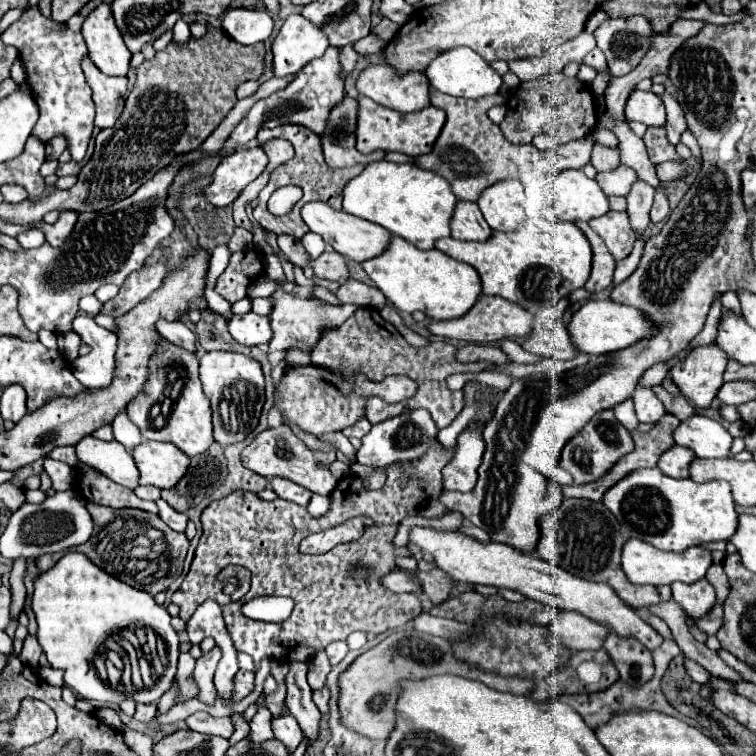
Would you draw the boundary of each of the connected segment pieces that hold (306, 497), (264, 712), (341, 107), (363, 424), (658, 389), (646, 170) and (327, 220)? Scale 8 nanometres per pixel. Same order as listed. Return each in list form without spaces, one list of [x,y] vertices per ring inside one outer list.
[[[272,478],[270,480],[270,486],[272,490],[282,498],[282,500],[290,500],[290,502],[296,502],[300,506],[308,506],[310,498],[312,498],[312,492],[300,488],[298,484],[292,484],[292,480],[284,480],[284,478]]]
[[[262,694],[262,696],[256,700],[258,712],[256,712],[256,716],[250,720],[250,738],[252,738],[252,742],[262,742],[262,740],[274,738],[272,728],[270,728],[272,714],[270,714],[270,710],[266,708],[264,698],[266,698],[266,694]]]
[[[344,96],[336,108],[332,108],[328,116],[328,124],[322,136],[322,150],[324,158],[330,168],[344,168],[352,164],[370,164],[376,160],[382,160],[386,152],[370,152],[362,154],[356,148],[356,112],[358,112],[358,100]]]
[[[360,418],[354,426],[346,428],[342,434],[344,434],[346,438],[364,438],[364,436],[370,432],[370,428],[372,428],[372,424],[368,422],[368,418]]]
[[[652,386],[650,390],[656,392],[656,396],[660,396],[660,400],[662,400],[662,404],[664,404],[666,412],[672,412],[672,414],[678,416],[680,420],[686,420],[688,416],[692,416],[694,408],[692,408],[692,404],[686,400],[684,396],[675,398],[669,392],[666,392],[664,386]]]
[[[626,122],[616,124],[614,134],[618,138],[618,146],[620,146],[620,154],[622,154],[622,164],[634,168],[640,180],[644,180],[644,182],[648,182],[650,186],[656,188],[660,184],[660,180],[656,178],[654,164],[648,160],[644,140],[638,138],[634,132],[630,132]]]
[[[308,202],[302,206],[302,218],[306,222],[306,226],[320,234],[324,238],[324,242],[328,246],[332,246],[336,252],[340,252],[344,258],[348,260],[354,260],[354,262],[364,262],[364,260],[370,260],[378,254],[382,254],[382,250],[388,246],[392,234],[374,224],[374,222],[368,222],[364,218],[358,218],[358,216],[352,216],[352,214],[346,214],[342,210],[332,210],[328,204],[324,202]]]

